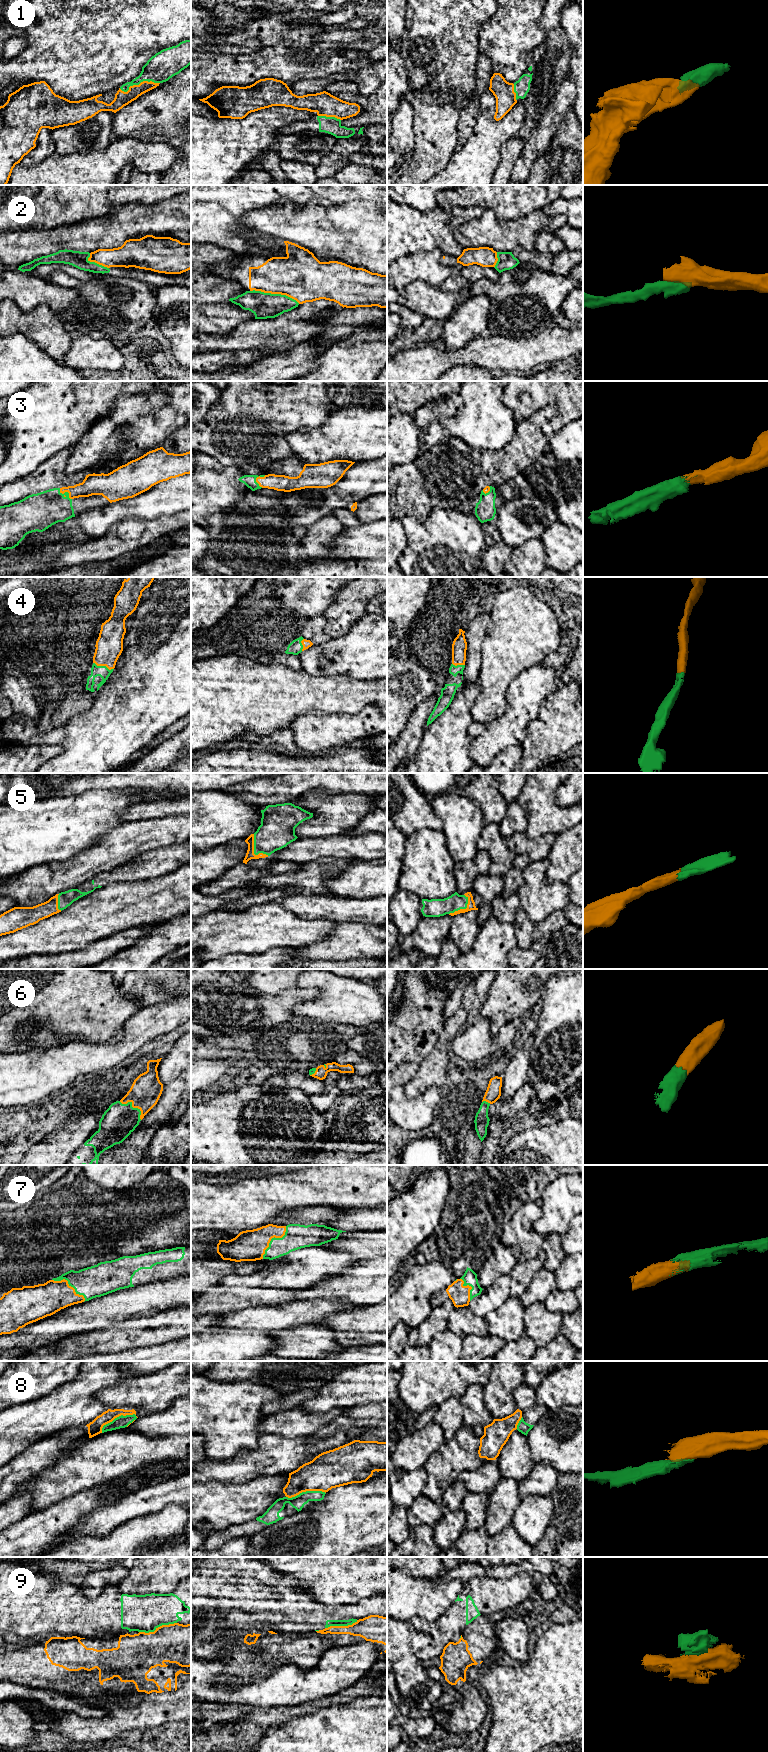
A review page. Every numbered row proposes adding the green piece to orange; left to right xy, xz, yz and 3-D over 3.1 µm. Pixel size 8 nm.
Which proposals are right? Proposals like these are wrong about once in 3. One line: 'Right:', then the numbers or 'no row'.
Right: 1, 3, 4, 5, 6, 7

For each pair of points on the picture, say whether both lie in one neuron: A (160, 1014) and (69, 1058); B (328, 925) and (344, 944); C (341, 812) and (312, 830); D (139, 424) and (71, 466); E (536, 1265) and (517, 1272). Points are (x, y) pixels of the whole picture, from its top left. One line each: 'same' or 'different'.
A: same
B: different
C: same
D: same
E: same

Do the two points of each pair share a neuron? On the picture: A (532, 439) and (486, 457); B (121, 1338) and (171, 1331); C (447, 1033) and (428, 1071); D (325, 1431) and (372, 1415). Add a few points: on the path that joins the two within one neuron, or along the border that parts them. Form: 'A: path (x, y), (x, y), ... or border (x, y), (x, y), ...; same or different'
A: path (521, 450), (514, 457), (497, 457); same
B: path (133, 1333), (153, 1333), (159, 1331); same
C: path (442, 1042), (437, 1062); same
D: path (337, 1424), (348, 1421), (360, 1421); same

